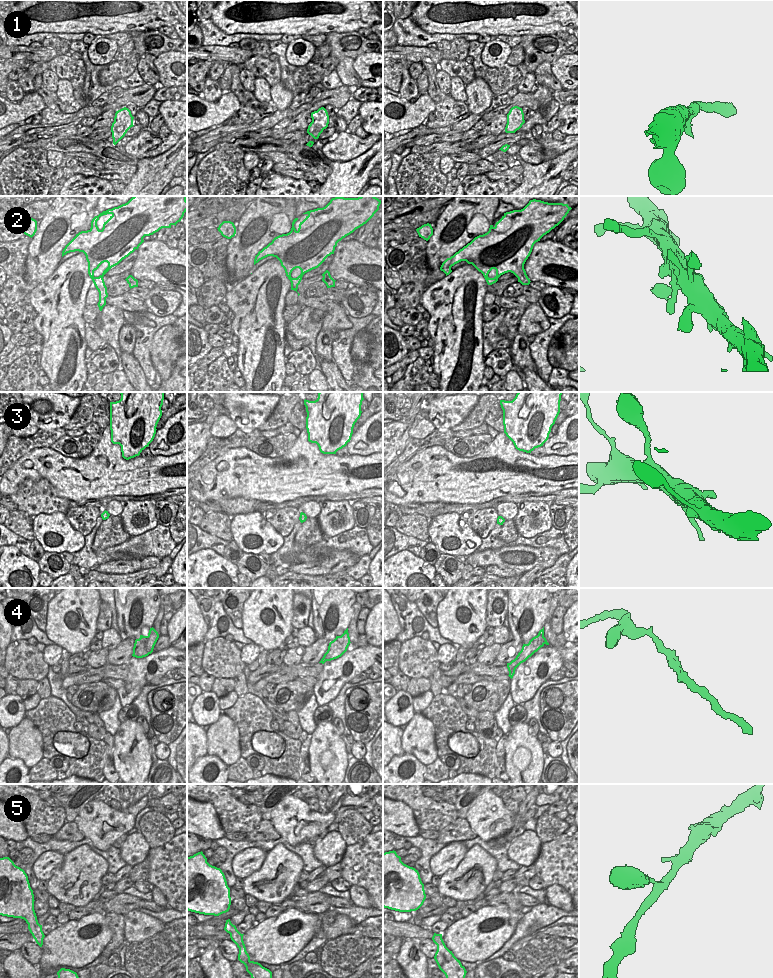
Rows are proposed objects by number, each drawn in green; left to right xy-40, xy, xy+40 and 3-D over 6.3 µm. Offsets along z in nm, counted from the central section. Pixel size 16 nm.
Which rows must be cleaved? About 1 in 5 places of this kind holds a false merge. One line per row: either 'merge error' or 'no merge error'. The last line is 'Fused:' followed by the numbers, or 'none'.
1: no merge error
2: no merge error
3: no merge error
4: no merge error
5: no merge error
Fused: none

